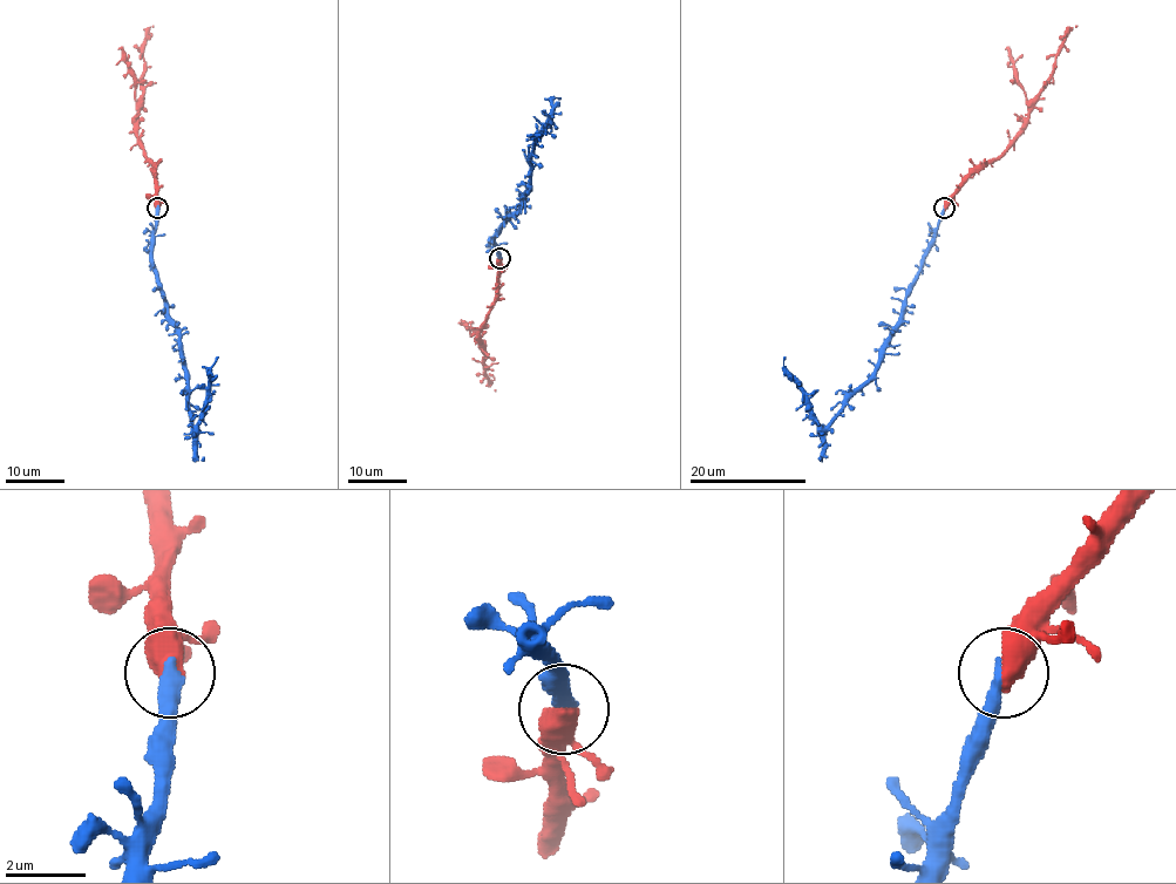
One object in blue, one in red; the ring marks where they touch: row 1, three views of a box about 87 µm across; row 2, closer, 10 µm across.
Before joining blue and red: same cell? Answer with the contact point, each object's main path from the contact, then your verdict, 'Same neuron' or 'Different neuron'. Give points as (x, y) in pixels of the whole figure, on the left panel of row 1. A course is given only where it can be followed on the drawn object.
Place: (157, 208). Course of blue: (157, 208), (154, 273), (178, 338), (187, 383), (187, 410), (194, 428), (204, 412), (209, 371), (217, 356). Course of red: (157, 208), (155, 169), (137, 135), (137, 100), (143, 93), (145, 28), (154, 26). Same neuron

